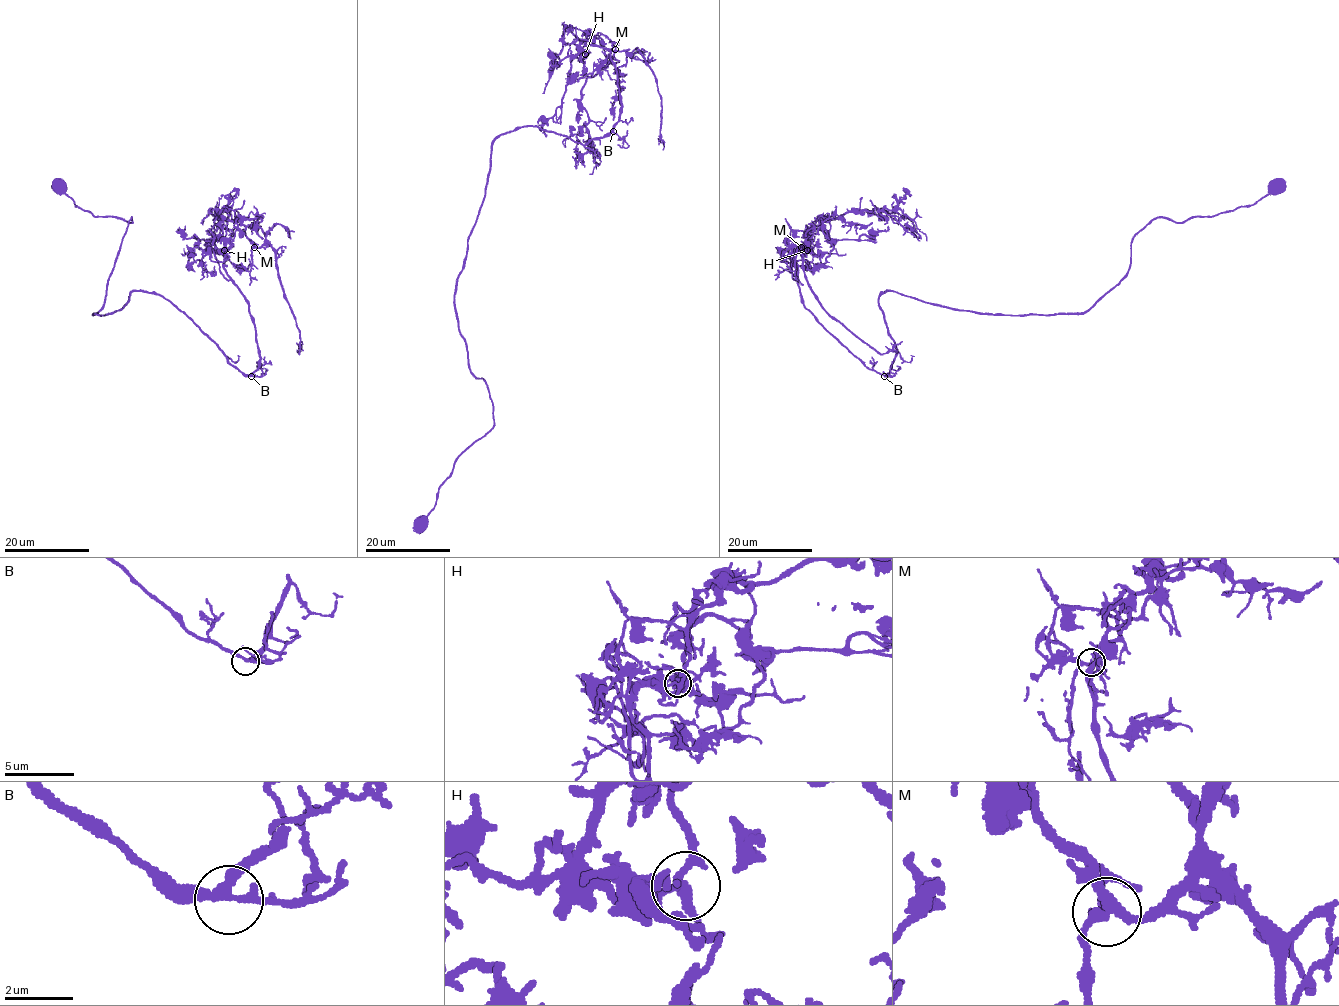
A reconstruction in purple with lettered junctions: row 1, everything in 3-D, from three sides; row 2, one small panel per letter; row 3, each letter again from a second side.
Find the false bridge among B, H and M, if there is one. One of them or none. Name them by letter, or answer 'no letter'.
H

